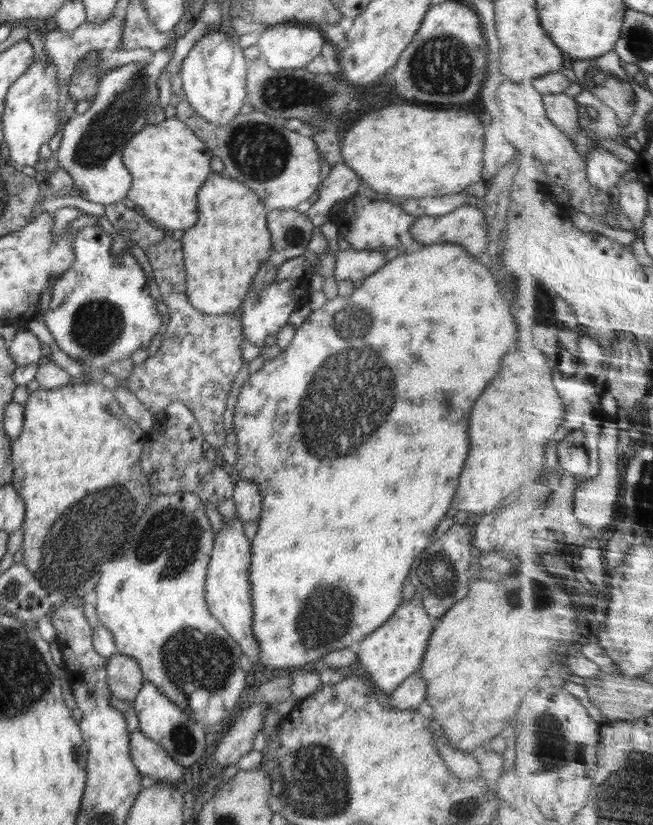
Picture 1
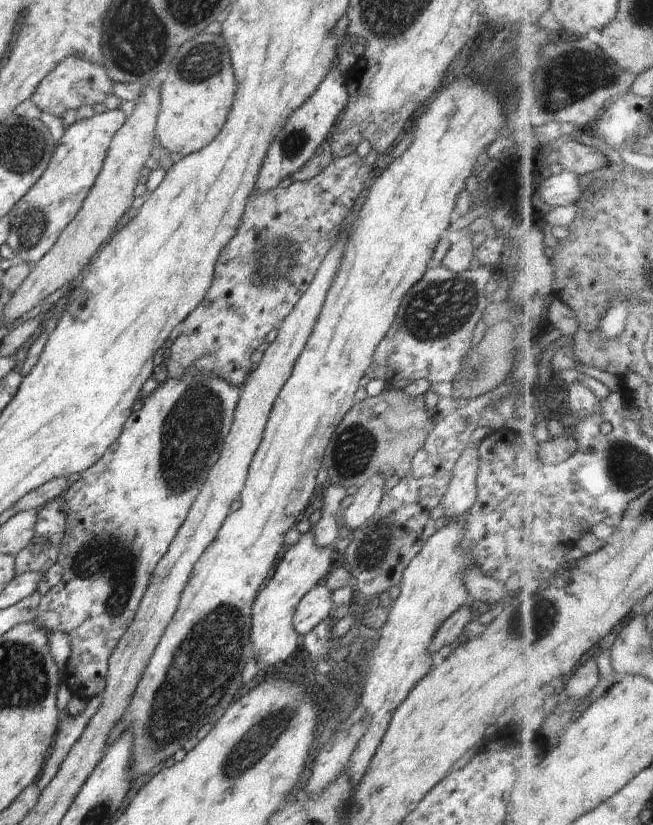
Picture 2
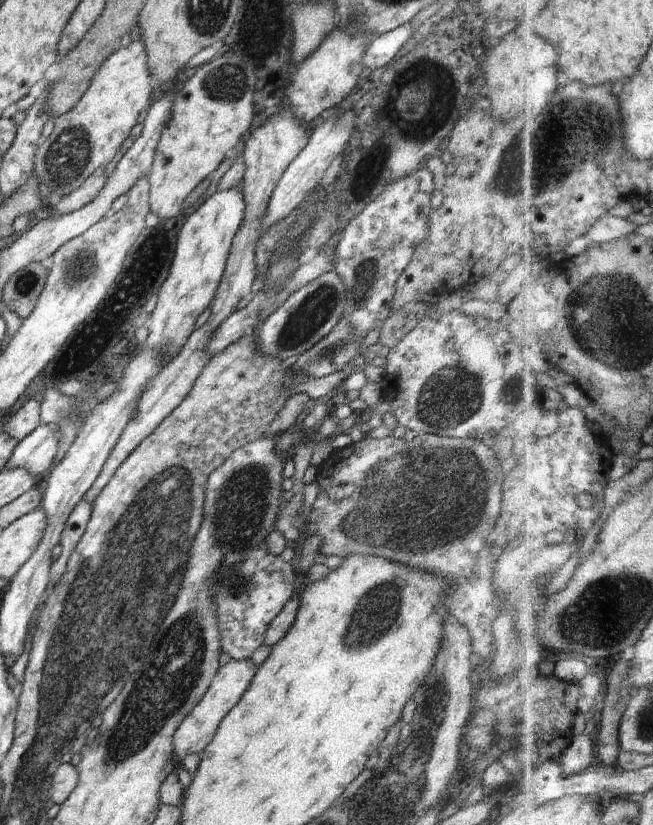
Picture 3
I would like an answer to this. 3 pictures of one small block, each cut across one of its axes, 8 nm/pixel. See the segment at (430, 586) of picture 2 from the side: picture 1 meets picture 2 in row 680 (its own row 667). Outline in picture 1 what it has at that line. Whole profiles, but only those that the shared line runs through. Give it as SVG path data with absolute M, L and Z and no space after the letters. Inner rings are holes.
M413 598L405 602L401 601L387 622L364 637L354 647L357 659L370 673L378 692L388 694L401 686L410 675L418 672L432 631L435 631L434 620L426 613L421 600Z

